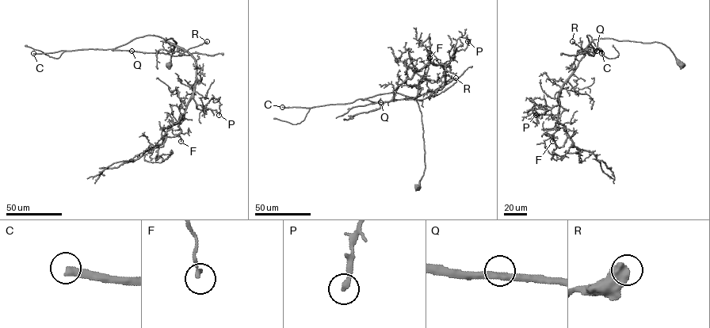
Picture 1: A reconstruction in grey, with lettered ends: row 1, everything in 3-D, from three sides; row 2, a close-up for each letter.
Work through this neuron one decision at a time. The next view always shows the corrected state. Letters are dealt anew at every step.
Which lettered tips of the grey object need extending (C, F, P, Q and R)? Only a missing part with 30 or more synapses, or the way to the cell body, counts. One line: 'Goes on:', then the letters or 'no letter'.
Goes on: C

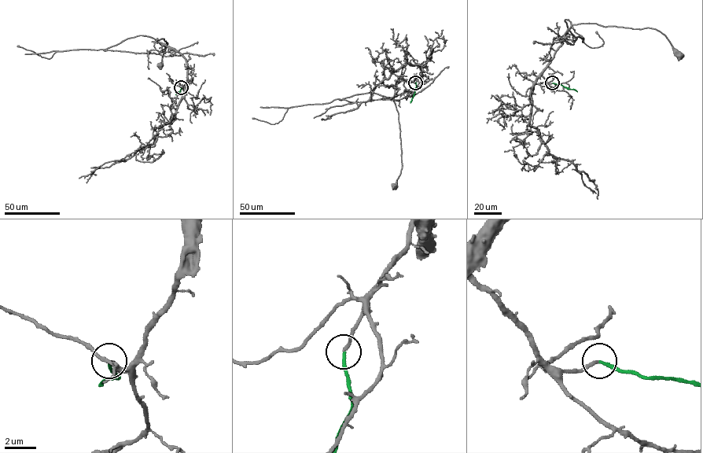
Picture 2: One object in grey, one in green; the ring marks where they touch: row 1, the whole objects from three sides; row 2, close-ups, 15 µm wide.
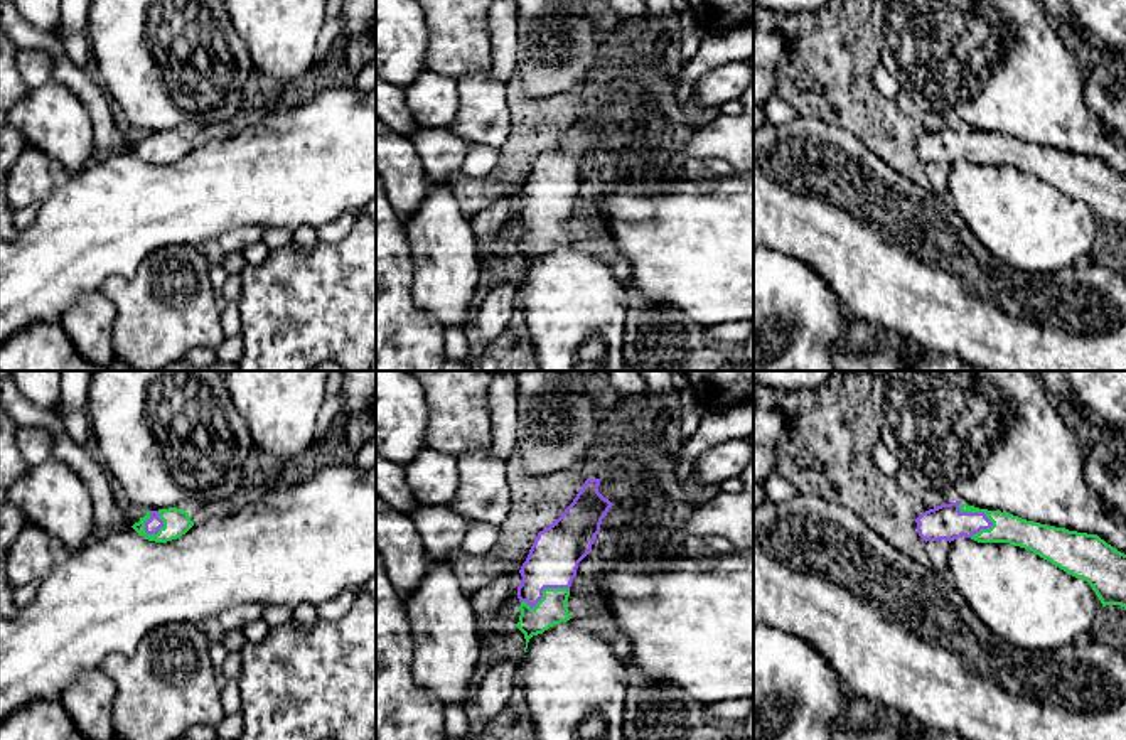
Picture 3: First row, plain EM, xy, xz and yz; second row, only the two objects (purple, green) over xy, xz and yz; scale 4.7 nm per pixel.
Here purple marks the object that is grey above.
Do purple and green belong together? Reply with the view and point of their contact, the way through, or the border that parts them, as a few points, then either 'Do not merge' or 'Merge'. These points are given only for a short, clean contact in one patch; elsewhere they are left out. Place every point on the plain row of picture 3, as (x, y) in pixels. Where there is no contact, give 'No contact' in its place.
Touches purple at yz (976, 135). Path across: yz (946, 144), (970, 142), (976, 135), (1007, 150). Merge

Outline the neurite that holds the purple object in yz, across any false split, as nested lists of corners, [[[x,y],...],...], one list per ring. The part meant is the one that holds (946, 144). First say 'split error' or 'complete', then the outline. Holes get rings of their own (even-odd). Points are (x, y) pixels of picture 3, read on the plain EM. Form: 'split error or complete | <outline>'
split error | [[[957,123],[922,135],[915,145],[925,165],[951,165],[964,158],[978,165],[1010,165],[1030,172],[1069,197],[1086,202],[1102,229],[1121,228],[1126,233],[1126,177],[1097,157],[1047,148]]]

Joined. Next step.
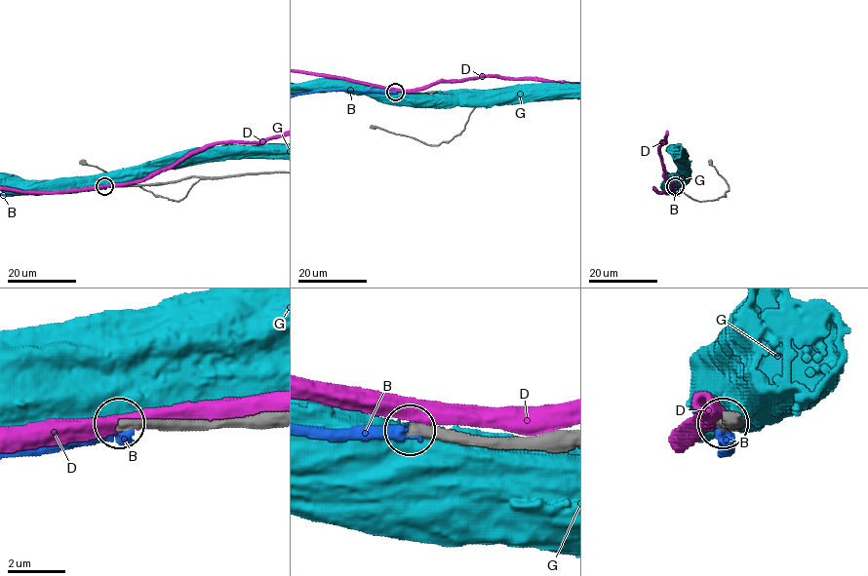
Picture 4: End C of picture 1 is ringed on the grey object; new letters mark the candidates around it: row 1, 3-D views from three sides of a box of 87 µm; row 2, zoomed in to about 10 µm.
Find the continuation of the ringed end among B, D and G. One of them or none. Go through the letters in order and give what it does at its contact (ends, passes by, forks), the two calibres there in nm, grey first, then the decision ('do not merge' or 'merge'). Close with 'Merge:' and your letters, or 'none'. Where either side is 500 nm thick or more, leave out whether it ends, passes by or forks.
B: it ends; calibres 400 and 400 nm; do not merge
D: calibres 400 and 500 nm; do not merge
G: calibres 400 and 800 nm; do not merge
Merge: none

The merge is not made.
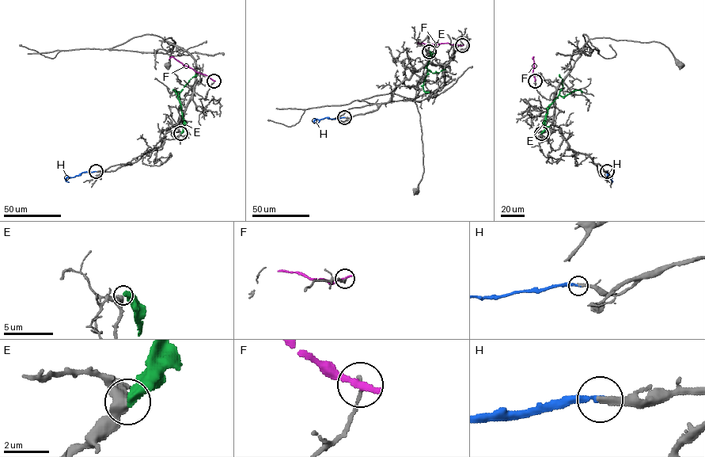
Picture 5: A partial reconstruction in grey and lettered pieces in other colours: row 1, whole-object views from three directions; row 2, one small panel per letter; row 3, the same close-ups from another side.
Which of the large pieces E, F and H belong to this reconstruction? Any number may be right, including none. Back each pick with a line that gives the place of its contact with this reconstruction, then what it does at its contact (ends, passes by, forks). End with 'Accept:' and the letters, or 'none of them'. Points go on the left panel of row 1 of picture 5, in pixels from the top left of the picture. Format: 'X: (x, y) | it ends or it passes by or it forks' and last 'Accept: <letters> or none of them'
H: (96, 171) | it ends
Accept: H

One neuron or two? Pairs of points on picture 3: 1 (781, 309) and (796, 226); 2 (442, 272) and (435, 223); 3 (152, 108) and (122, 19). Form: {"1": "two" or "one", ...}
{"1": "two", "2": "one", "3": "one"}

